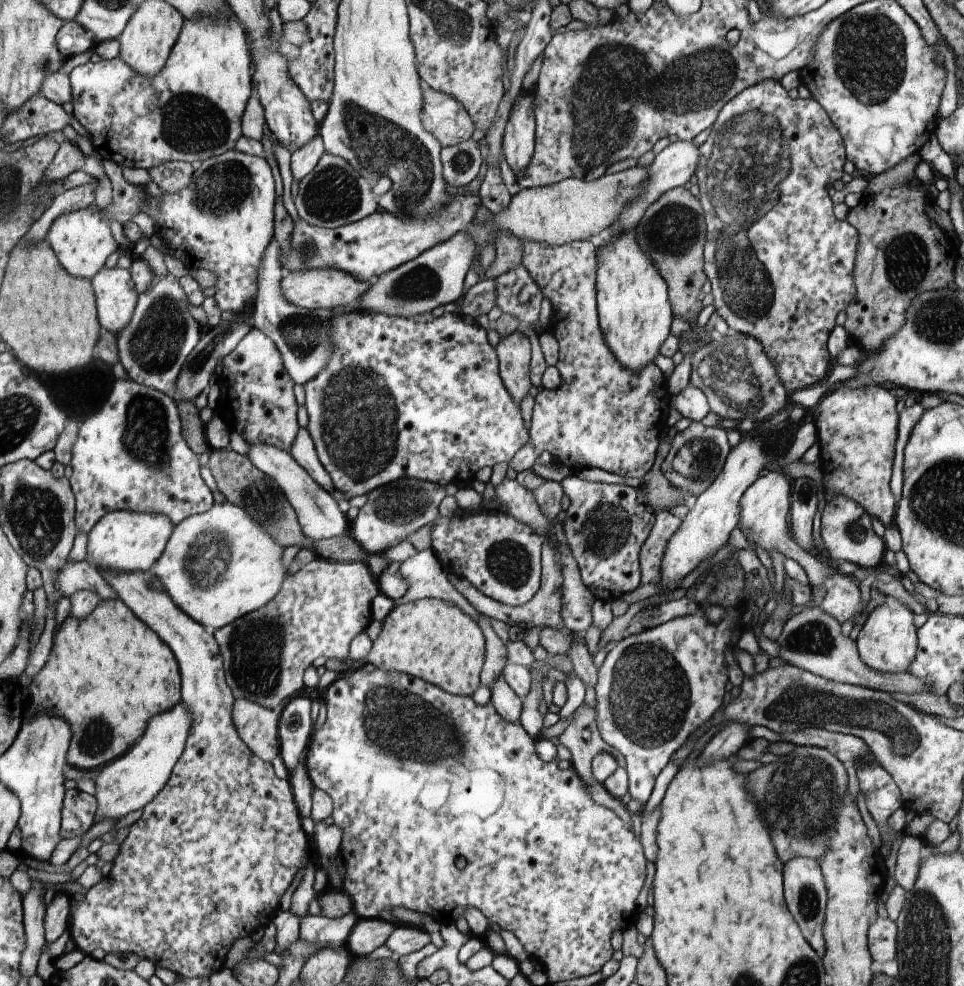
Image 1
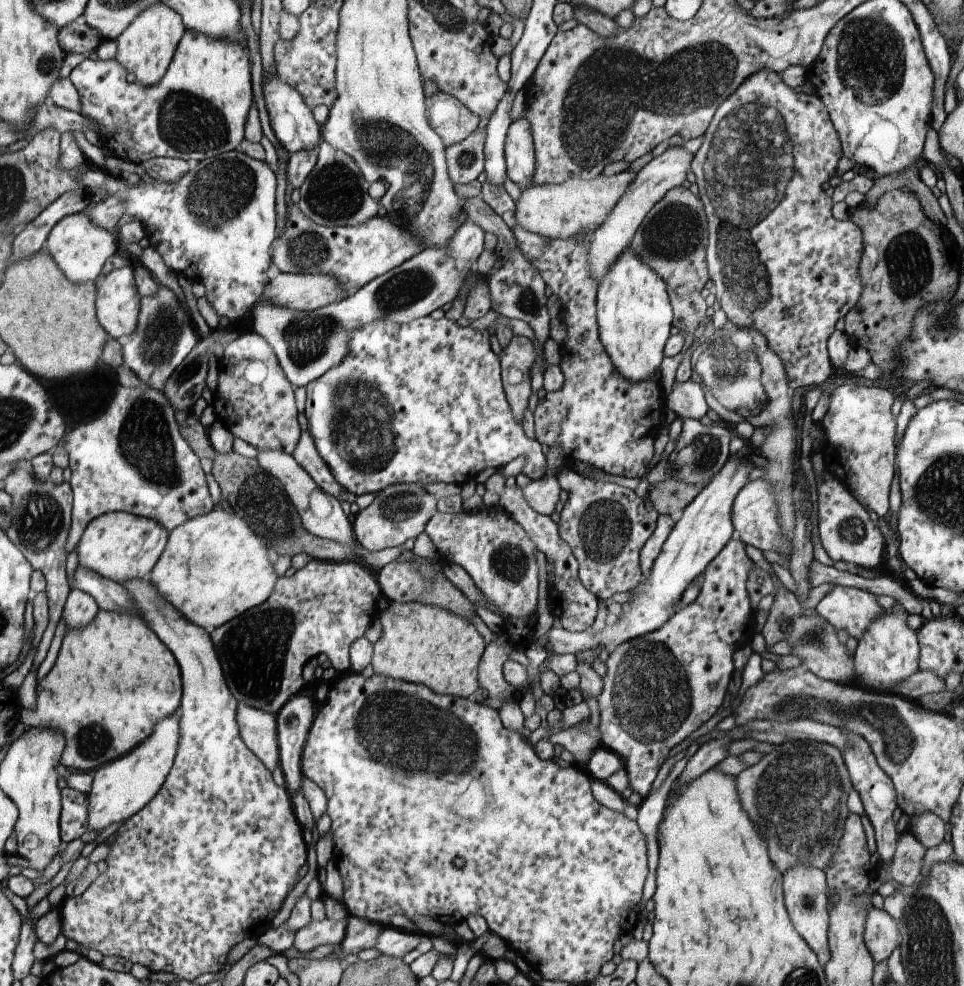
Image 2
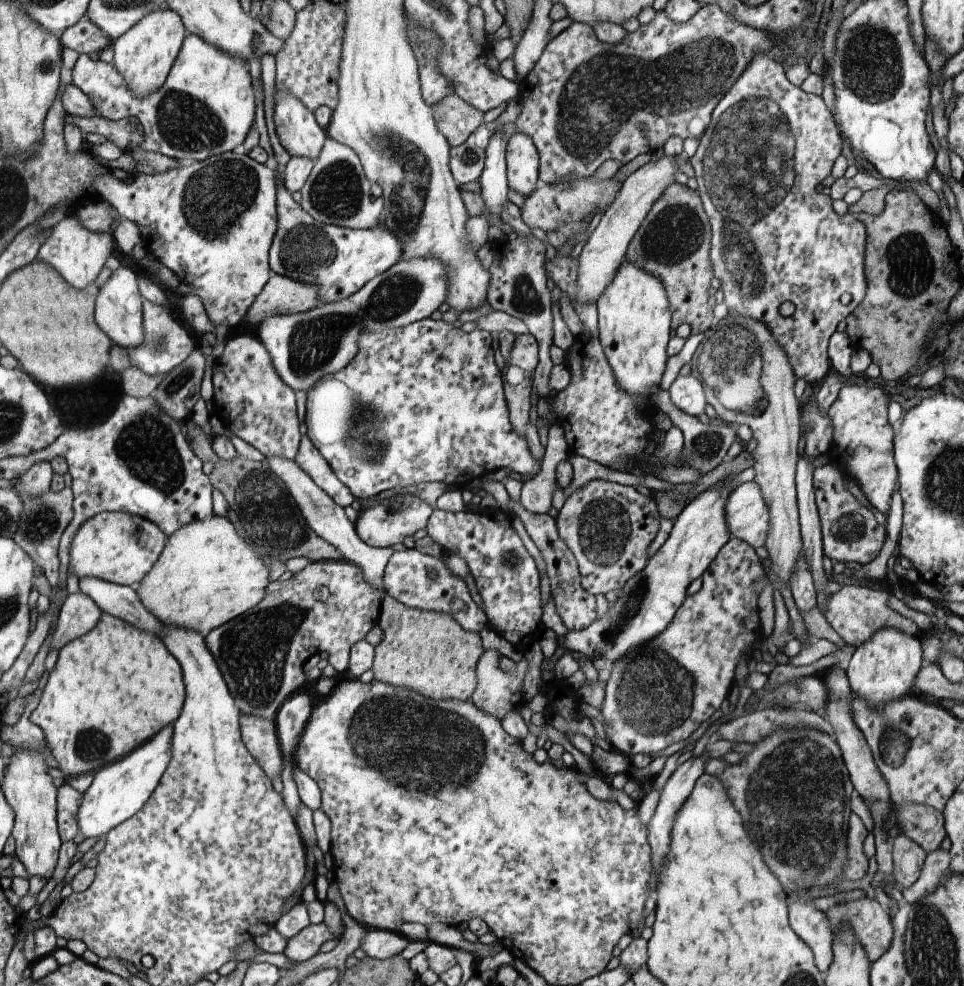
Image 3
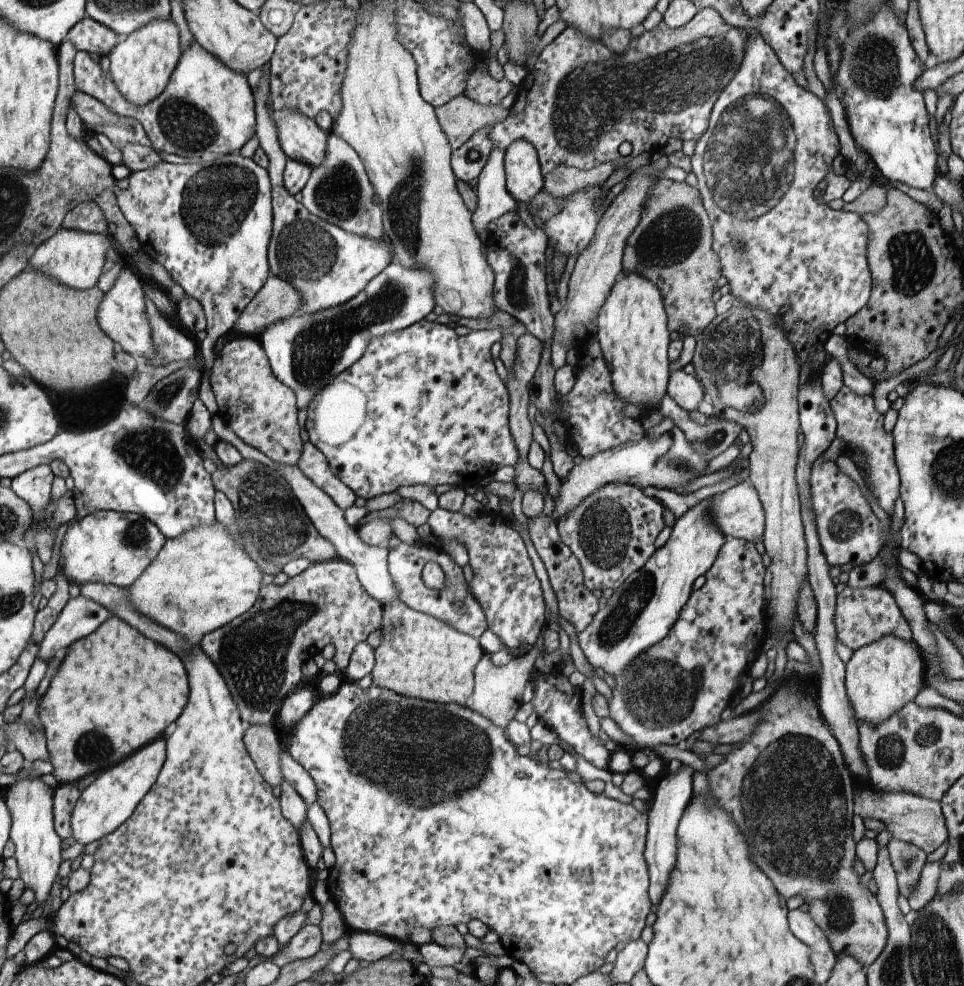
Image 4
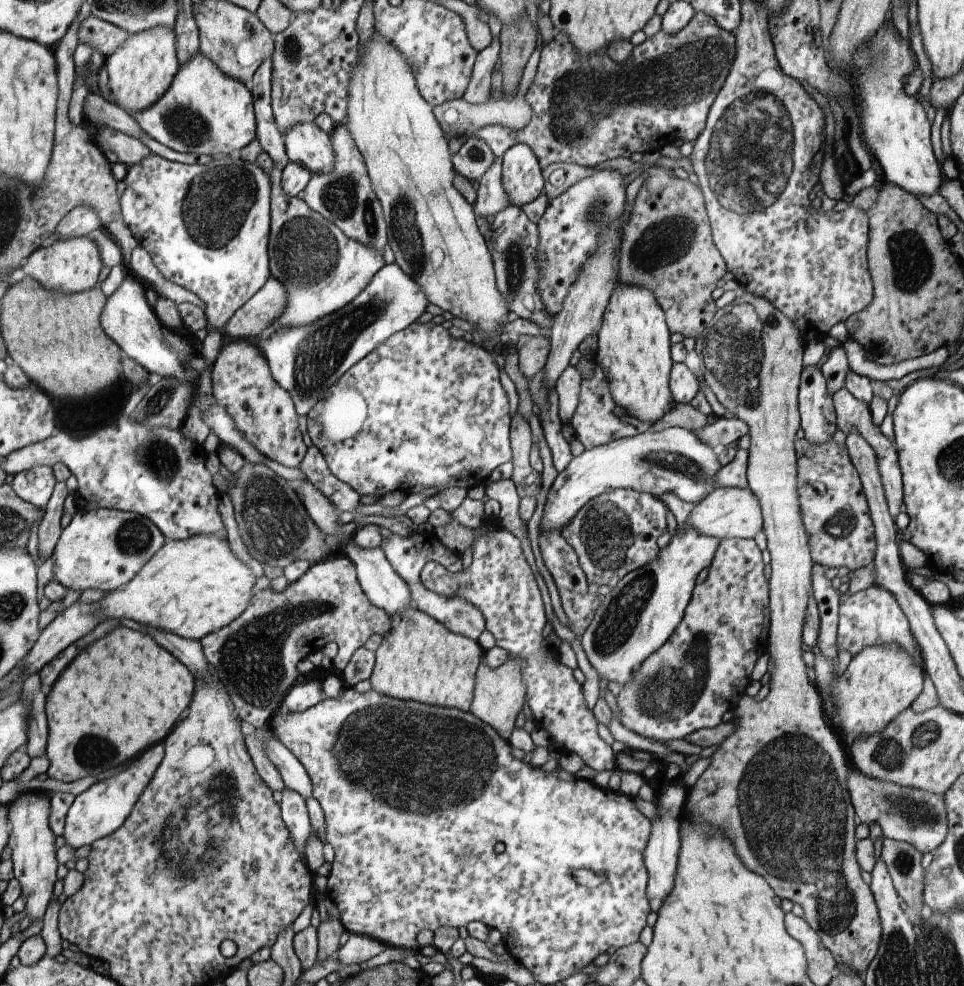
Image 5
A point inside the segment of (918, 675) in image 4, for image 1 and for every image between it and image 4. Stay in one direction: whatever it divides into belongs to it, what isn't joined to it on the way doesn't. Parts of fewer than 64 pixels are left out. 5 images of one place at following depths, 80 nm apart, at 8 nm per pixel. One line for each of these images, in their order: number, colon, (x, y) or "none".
1: (888, 642)
2: (888, 651)
3: (883, 668)

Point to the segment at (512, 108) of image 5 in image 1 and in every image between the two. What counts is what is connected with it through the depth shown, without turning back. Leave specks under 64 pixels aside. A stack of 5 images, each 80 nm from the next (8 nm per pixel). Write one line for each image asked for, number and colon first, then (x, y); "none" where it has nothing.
1: (443, 116)
2: (448, 117)
3: (456, 119)
4: (460, 117)

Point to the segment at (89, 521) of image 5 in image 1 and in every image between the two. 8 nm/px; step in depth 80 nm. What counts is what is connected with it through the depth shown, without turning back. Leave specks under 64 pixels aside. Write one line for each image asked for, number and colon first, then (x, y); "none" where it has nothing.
1: (127, 541)
2: (118, 545)
3: (119, 547)
4: (112, 547)

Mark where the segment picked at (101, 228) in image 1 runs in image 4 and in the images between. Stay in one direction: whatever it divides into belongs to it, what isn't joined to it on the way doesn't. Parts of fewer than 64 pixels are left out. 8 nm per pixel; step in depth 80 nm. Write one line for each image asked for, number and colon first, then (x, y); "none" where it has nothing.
2: (80, 247)
3: (79, 254)
4: (73, 258)

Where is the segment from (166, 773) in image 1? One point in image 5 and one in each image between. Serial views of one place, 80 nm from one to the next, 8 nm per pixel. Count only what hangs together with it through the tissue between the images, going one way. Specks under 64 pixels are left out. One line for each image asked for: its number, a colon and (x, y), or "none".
2: (120, 789)
3: (118, 791)
4: (111, 799)
5: (97, 812)

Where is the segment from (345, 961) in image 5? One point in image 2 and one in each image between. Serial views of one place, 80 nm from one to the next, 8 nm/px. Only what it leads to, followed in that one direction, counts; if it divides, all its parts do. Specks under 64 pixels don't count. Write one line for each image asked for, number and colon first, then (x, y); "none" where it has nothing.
2: (396, 942)
3: (377, 944)
4: (372, 946)

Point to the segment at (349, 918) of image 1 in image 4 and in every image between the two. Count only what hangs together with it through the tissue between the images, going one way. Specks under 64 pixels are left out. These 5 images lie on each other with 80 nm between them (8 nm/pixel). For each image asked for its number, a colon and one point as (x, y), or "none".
2: (328, 931)
3: (302, 946)
4: (306, 942)

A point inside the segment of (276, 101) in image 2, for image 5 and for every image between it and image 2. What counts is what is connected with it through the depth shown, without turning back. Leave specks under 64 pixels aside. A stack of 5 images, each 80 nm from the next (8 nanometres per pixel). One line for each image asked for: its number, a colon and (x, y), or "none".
3: (298, 131)
4: (300, 137)
5: (306, 144)

